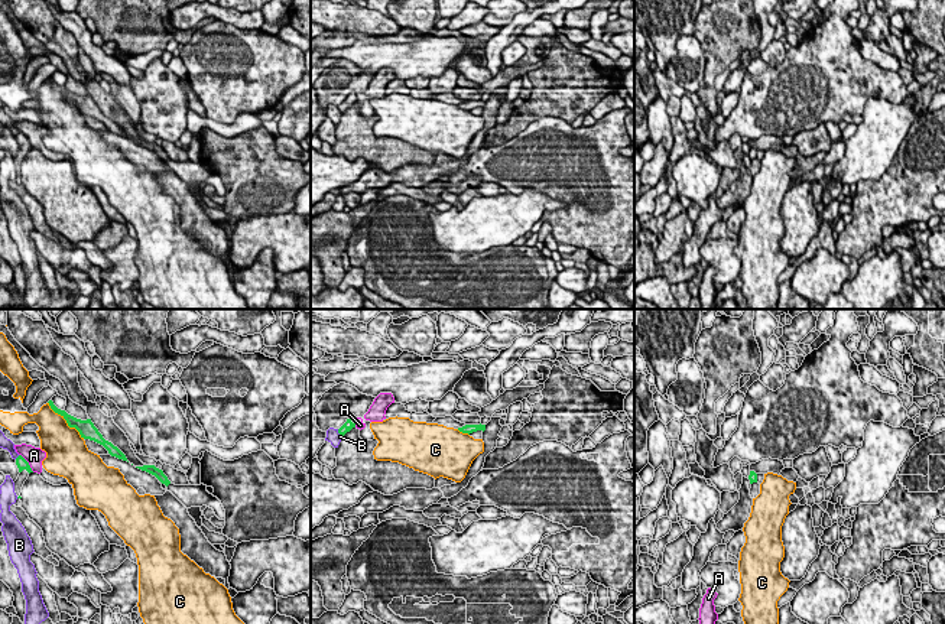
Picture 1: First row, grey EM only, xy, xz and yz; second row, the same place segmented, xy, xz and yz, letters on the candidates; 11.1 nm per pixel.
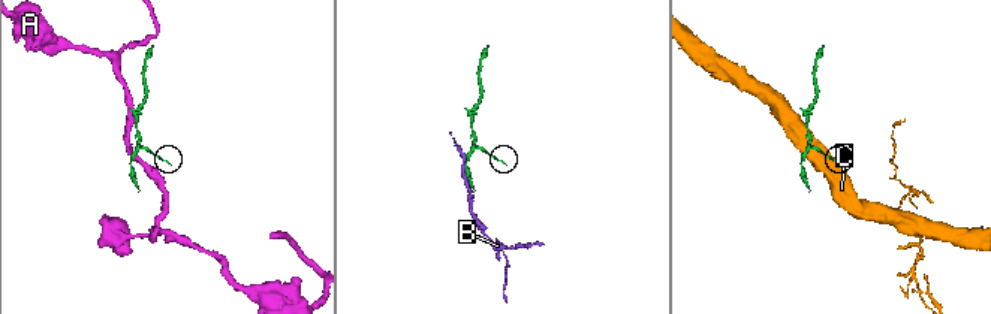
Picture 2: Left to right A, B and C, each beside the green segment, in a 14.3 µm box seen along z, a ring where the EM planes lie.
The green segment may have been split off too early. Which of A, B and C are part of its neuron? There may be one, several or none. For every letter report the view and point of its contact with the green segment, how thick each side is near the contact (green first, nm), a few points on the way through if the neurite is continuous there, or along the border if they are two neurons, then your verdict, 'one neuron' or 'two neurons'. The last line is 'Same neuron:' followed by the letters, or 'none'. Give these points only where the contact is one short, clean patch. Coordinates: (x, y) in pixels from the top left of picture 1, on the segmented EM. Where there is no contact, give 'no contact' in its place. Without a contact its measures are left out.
A: contact xy (28, 462); calibres 130 and 190 nm; border xy (19, 454), (33, 471); two neurons
B: contact xz (338, 432); calibres 100 and 140 nm; two neurons
C: contact xy (65, 419); calibres 190 and 400 nm; two neurons
Same neuron: none

